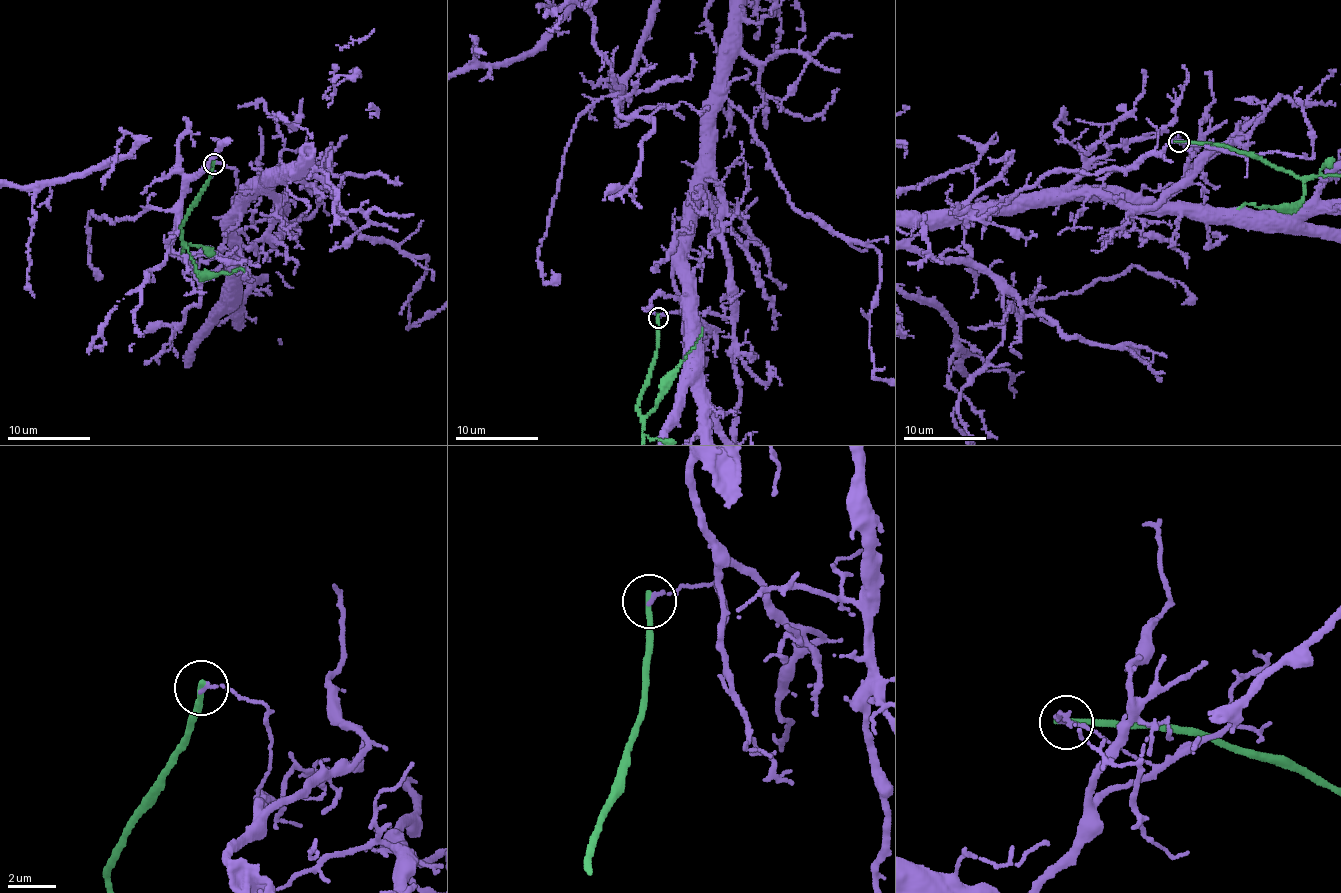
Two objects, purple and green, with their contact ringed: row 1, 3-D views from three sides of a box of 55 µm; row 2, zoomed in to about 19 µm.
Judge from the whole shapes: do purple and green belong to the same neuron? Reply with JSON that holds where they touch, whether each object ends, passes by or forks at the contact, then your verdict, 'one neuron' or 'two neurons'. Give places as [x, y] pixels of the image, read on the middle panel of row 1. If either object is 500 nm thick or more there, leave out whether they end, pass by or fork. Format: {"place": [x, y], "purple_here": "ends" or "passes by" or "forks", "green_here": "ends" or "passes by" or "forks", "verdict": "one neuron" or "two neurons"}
{"place": [658, 317], "purple_here": "ends", "green_here": "ends", "verdict": "two neurons"}

